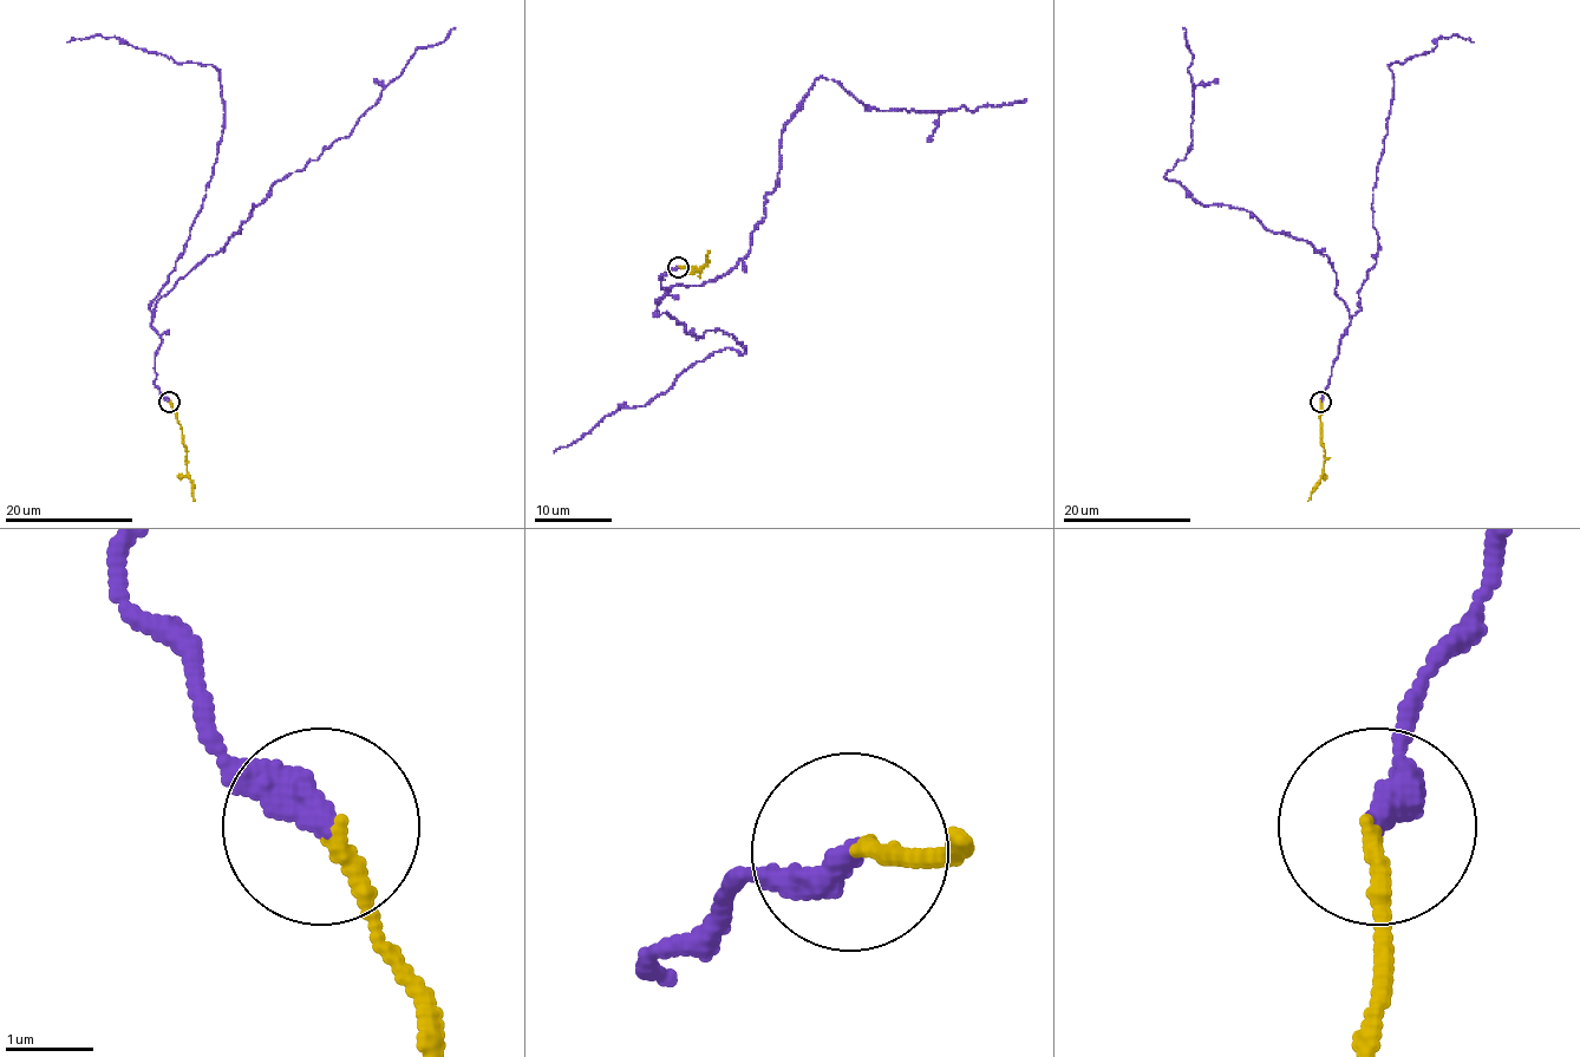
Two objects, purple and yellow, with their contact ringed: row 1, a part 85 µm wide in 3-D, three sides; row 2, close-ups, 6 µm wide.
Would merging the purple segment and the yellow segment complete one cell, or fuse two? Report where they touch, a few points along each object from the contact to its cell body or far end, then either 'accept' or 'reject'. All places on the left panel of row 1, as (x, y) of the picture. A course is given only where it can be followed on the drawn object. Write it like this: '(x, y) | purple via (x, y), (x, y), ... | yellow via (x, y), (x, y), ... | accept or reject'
(169, 402) | purple via (169, 402), (155, 384), (155, 304), (241, 232), (276, 182), (346, 138), (418, 49), (455, 27) | yellow via (169, 402), (182, 430), (187, 475), (195, 501) | accept

